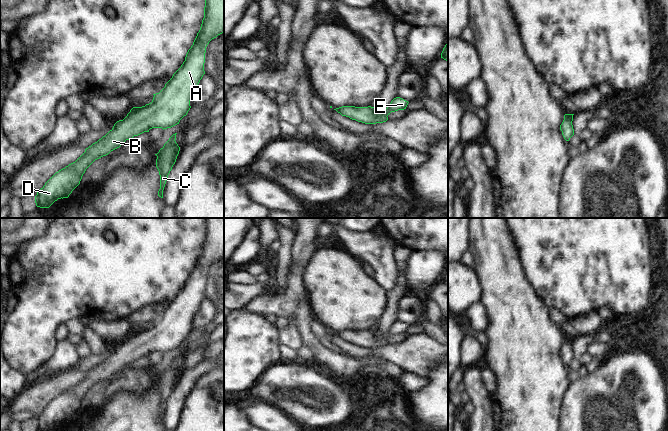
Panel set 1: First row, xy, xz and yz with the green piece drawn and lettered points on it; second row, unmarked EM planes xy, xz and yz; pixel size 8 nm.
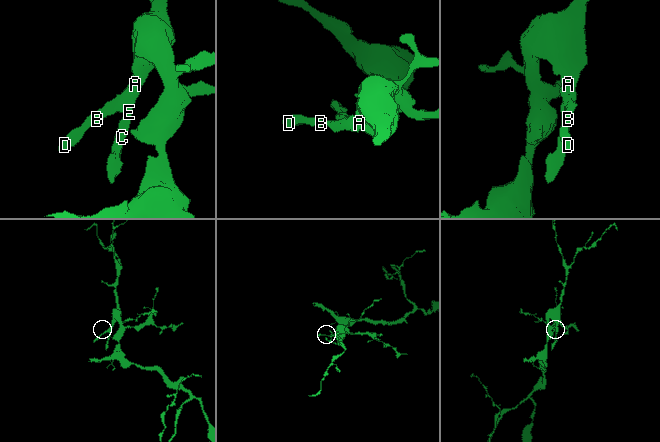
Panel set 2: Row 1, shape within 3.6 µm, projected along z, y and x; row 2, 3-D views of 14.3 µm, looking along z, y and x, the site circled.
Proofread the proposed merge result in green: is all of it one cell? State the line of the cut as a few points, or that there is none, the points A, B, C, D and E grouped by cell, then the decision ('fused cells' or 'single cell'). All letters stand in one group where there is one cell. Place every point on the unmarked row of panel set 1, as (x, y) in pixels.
cut none; groups A B C D E; single cell

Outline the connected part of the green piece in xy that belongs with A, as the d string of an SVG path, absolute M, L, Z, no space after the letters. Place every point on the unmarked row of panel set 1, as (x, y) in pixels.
M205 218L204 242L181 291L159 317L153 318L151 327L133 331L105 360L86 372L75 386L56 396L37 416L36 430L50 431L58 423L68 422L80 408L86 393L126 364L152 352L164 354L179 348L190 334L192 316L205 298L206 271L223 256L224 218Z

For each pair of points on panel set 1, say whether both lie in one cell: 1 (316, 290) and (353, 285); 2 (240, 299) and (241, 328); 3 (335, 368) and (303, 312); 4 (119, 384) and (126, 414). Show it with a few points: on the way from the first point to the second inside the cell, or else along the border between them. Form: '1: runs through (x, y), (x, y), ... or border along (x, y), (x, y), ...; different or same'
1: runs through (325, 290), (344, 290); same
2: border along (243, 306), (234, 310); different
3: runs through (323, 354), (307, 338), (303, 326); same
4: border along (145, 391), (139, 394), (118, 392), (104, 407); different

